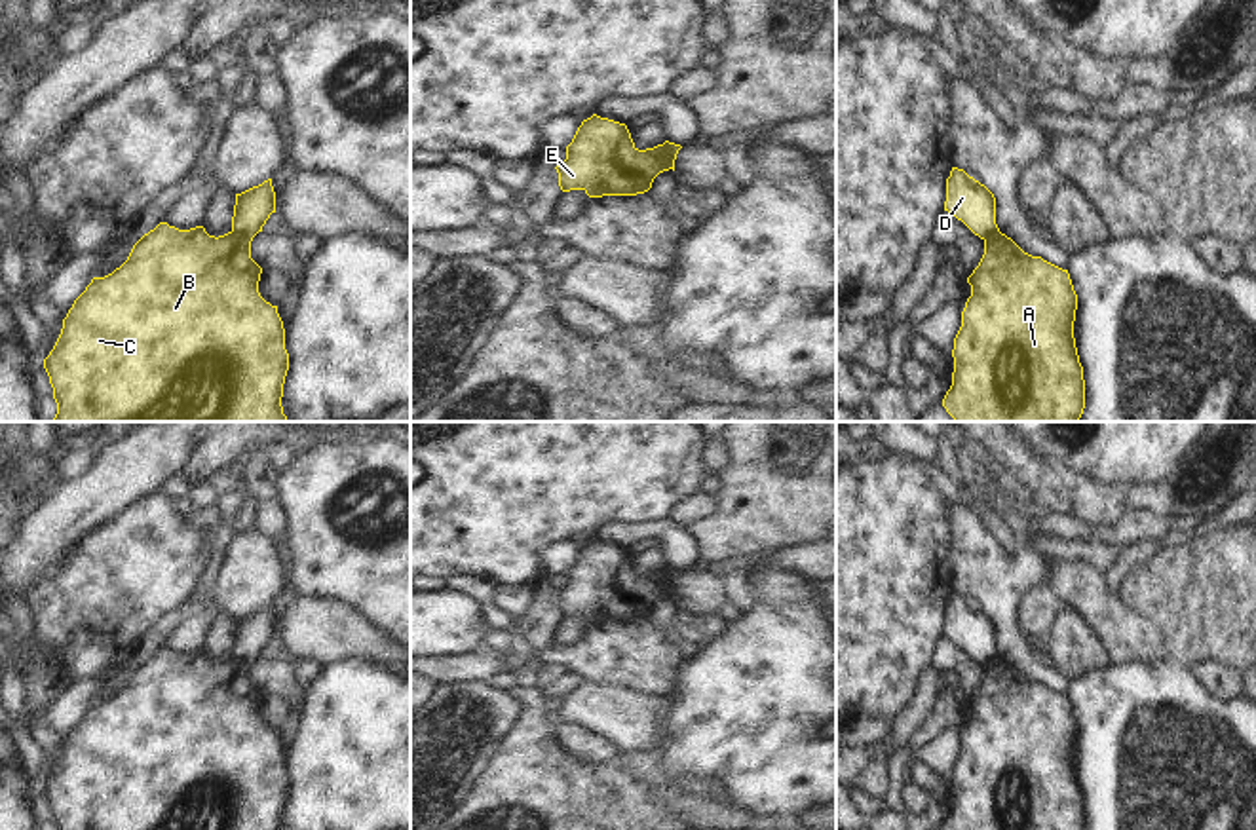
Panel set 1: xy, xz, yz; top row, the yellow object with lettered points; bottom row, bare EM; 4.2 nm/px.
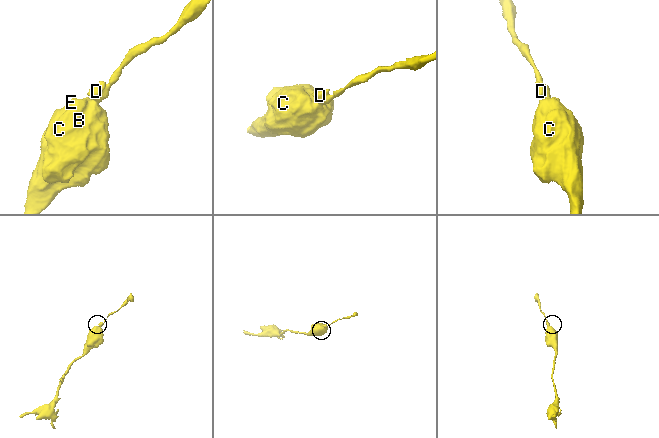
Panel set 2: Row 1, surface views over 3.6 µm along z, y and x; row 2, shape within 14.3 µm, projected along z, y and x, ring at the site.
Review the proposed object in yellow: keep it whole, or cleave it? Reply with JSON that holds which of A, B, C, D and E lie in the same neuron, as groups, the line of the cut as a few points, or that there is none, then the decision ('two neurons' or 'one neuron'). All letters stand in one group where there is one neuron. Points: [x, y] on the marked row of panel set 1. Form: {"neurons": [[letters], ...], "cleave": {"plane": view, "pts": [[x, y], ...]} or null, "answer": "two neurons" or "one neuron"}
{"neurons": [["A", "B", "C", "E"], ["D"]], "cleave": {"plane": "xy", "pts": [[232, 230], [249, 242]]}, "answer": "two neurons"}

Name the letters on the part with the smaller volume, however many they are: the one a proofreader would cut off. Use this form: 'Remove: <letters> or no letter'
Remove: D

